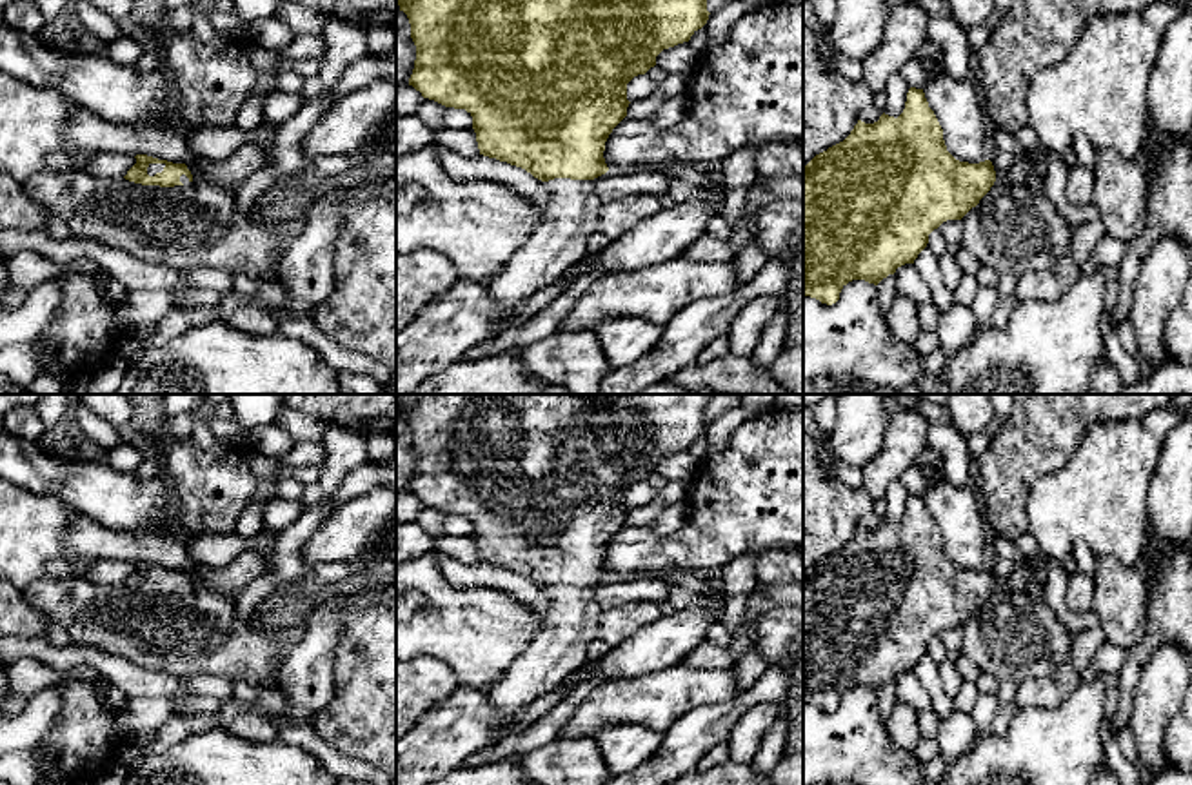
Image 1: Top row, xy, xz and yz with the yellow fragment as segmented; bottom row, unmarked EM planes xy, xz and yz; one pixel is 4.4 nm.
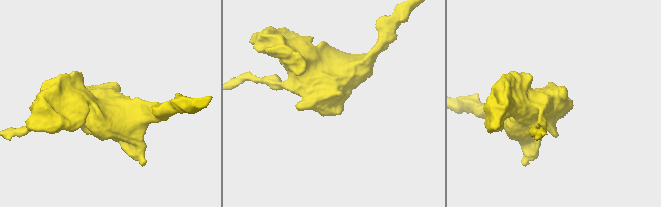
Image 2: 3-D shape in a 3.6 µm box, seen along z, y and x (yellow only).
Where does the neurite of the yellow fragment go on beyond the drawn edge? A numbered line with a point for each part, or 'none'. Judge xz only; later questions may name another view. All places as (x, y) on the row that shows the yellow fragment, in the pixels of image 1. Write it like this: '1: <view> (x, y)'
1: xz (571, 217)

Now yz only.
1: yz (1027, 162)

